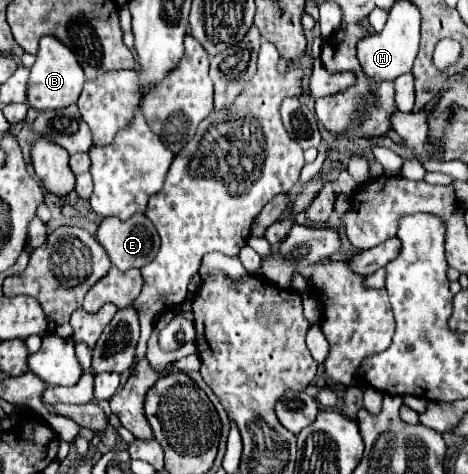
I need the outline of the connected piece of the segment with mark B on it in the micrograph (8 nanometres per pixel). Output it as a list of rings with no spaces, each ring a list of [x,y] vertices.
[[[46,35],[40,39],[40,47],[36,53],[36,63],[30,69],[30,79],[28,79],[28,105],[34,107],[36,111],[46,111],[46,109],[60,109],[68,107],[78,101],[82,85],[84,85],[84,71],[80,63],[76,61],[76,55],[60,43],[56,37]]]

